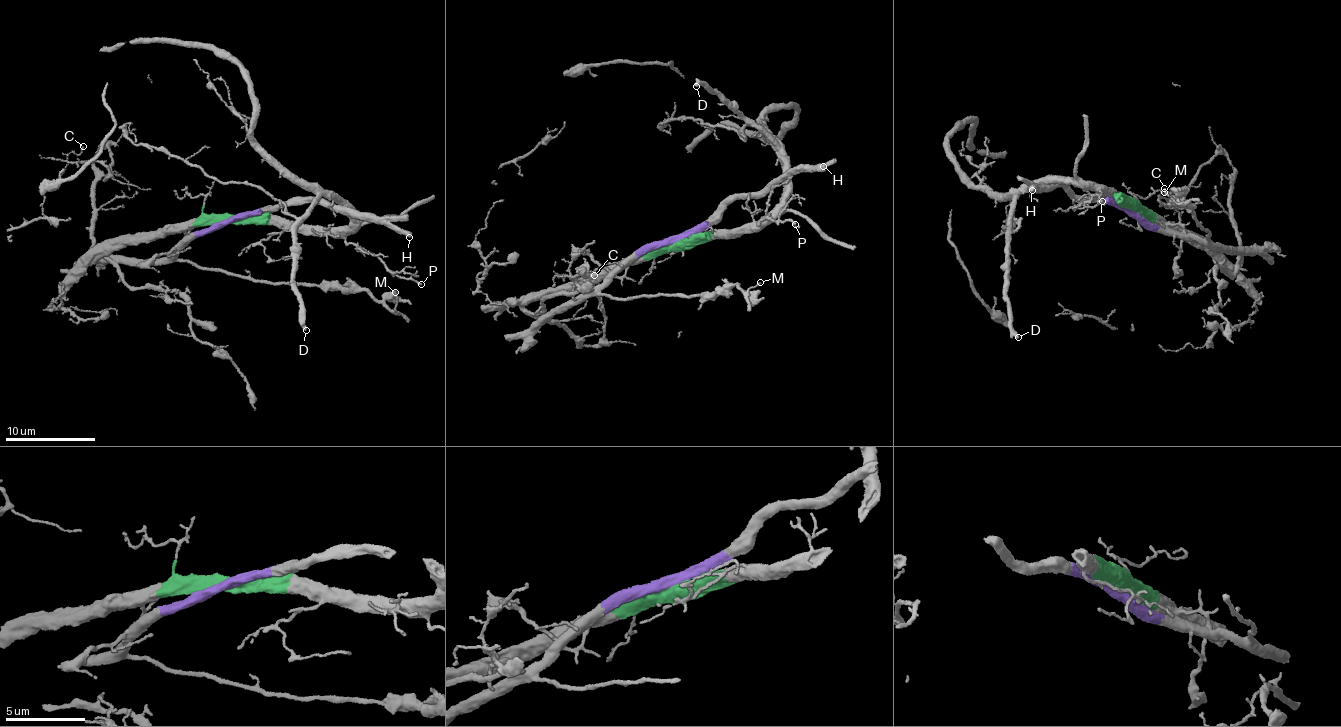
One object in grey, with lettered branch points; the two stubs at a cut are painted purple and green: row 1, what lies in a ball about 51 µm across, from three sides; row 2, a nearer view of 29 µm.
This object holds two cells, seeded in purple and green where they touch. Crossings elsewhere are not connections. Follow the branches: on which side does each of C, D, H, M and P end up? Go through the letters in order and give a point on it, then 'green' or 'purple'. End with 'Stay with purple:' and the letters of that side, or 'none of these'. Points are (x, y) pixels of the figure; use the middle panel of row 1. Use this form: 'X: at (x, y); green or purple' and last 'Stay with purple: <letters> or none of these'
C: at (594, 275); green
D: at (696, 86); green
H: at (823, 166); purple
M: at (760, 282); purple
P: at (795, 224); green
Stay with purple: H, M

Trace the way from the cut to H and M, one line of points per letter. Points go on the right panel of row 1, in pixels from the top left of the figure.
H: (1133, 210), (1101, 193), (1079, 198), (1058, 181), (1039, 186), (1028, 184), (1032, 191)
M: (1133, 210), (1155, 227), (1205, 238), (1209, 235), (1192, 214), (1173, 197), (1171, 199), (1181, 202), (1165, 192)

